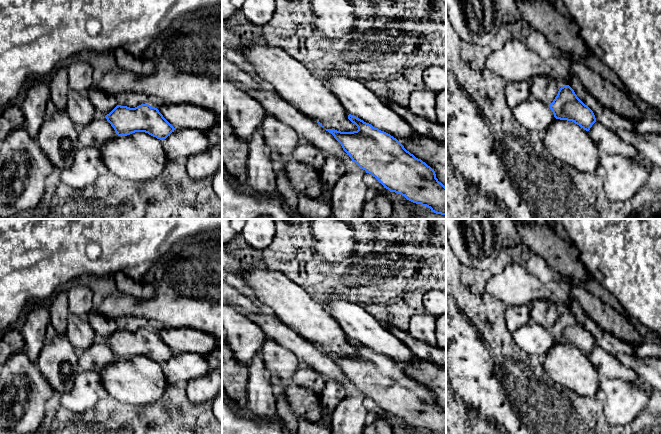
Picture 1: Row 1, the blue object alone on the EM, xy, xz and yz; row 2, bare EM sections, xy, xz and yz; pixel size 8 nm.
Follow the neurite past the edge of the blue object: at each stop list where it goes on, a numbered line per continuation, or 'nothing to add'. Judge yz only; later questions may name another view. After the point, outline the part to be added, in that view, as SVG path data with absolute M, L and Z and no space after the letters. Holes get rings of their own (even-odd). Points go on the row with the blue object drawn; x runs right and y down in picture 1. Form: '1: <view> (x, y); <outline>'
1: yz (606, 141); M596 121L587 132L594 141L600 154L621 155L636 160L641 158L633 146L621 140L619 136L600 122Z

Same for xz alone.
1: xz (307, 129); M254 76L254 78L258 83L257 87L250 87L240 81L233 83L239 89L246 91L250 96L257 99L264 106L267 113L291 126L300 139L315 145L326 156L338 156L346 164L348 170L359 171L361 169L352 161L331 133L326 131L317 122L306 117L296 107L283 100L262 79L257 76Z

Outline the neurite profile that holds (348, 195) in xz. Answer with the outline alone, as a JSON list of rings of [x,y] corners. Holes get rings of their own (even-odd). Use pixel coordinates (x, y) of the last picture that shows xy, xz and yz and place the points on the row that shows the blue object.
[[[349,170],[332,190],[332,216],[335,219],[360,219],[368,187],[363,178],[366,171]]]

